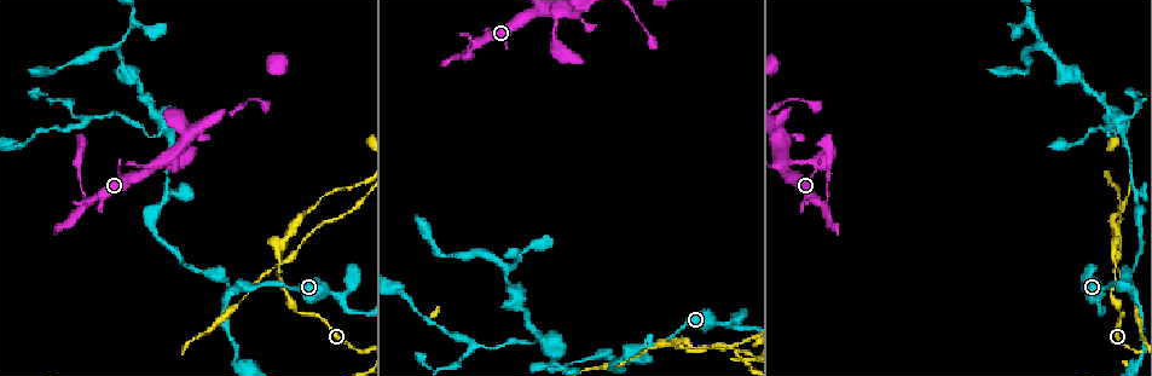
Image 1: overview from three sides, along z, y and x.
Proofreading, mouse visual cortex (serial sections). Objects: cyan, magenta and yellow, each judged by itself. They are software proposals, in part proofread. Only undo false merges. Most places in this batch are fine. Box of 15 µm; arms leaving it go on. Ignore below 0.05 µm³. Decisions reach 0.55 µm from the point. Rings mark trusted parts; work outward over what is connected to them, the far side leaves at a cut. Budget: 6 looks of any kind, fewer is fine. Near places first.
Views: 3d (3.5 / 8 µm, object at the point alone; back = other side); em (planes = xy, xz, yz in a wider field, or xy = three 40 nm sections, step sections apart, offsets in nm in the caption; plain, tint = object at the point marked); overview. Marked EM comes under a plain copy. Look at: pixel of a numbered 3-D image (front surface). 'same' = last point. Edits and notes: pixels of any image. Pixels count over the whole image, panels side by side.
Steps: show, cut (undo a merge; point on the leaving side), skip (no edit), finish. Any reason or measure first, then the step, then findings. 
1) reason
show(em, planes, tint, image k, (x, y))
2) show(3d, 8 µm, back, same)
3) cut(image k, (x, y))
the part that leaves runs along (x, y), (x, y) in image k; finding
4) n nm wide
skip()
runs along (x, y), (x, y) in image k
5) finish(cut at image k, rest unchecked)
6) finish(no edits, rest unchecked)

three arms meet
show(3d, 8 µm, image 1, (623, 358))

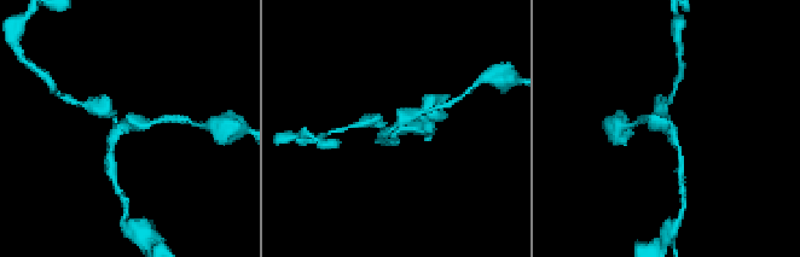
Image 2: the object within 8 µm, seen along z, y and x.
zoom in
show(3d, 3.5 µm, image 2, (667, 124))

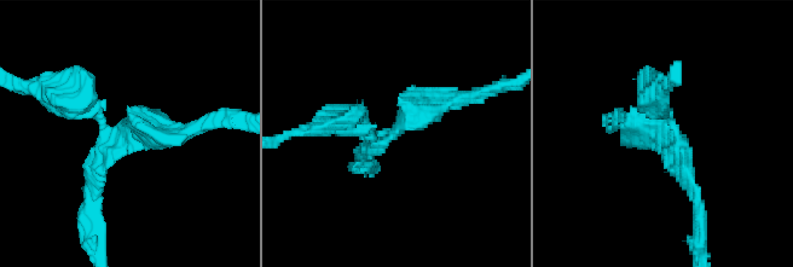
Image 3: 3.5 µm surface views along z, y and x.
3 arms; arms of 200, 200, 300 nm; shape alone is not enough
show(em, planes, tint, image 3, (396, 132))

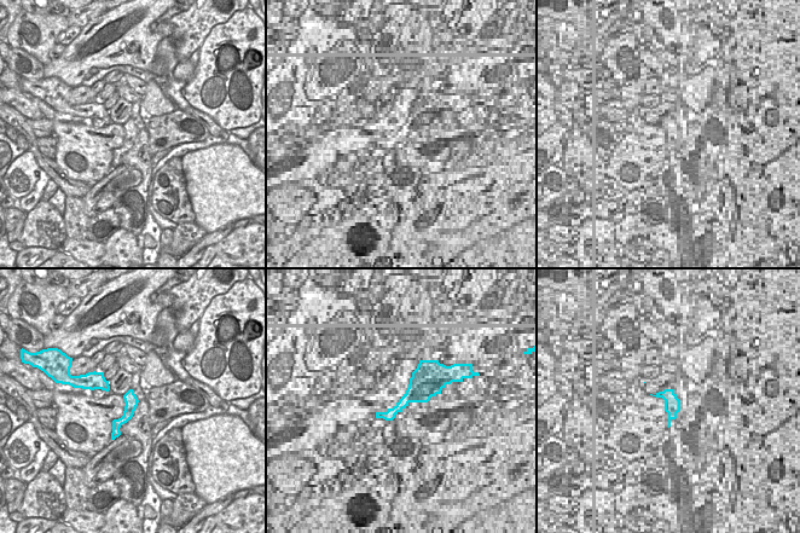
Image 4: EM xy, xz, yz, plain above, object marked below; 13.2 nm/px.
skip()
runs along (196, 126), (110, 129), (62, 99) in image 3; continuous, no second cell

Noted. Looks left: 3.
sudden change in width
show(3d, 3.5 µm, image 1, (1115, 272))

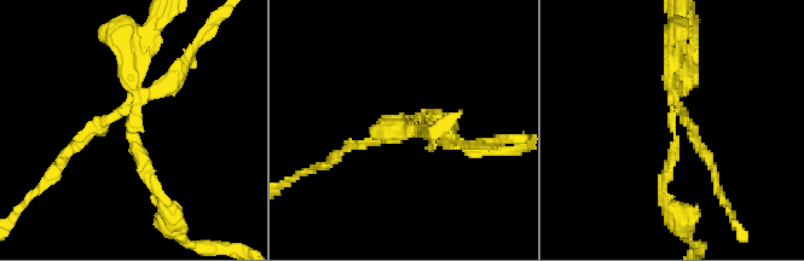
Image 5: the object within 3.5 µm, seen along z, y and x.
4 arms; arms of 150, 150, 200, 200 nm
cut(image 5, (179, 82))
two cells meet here

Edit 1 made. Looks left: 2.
finish(cut at image 5, rest unchecked)

